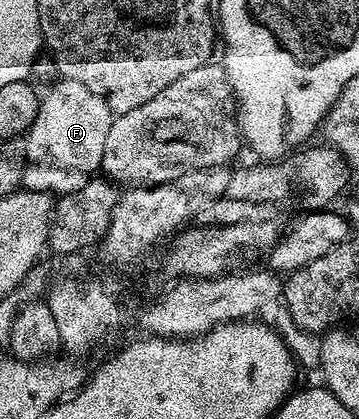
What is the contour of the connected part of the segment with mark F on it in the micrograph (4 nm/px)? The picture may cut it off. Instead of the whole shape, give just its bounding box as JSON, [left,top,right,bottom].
[23,77,113,195]

